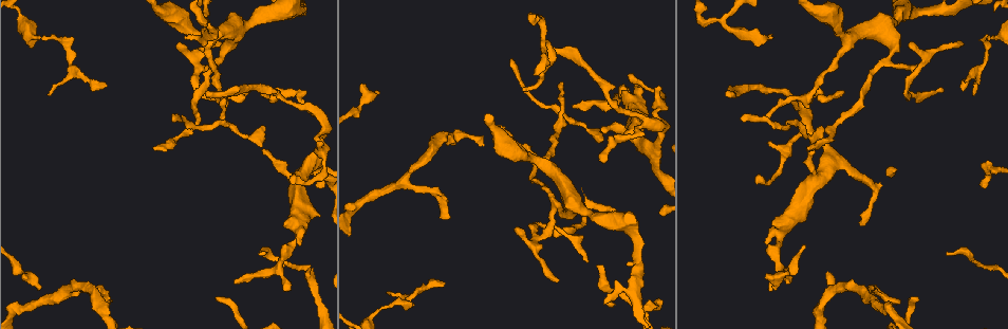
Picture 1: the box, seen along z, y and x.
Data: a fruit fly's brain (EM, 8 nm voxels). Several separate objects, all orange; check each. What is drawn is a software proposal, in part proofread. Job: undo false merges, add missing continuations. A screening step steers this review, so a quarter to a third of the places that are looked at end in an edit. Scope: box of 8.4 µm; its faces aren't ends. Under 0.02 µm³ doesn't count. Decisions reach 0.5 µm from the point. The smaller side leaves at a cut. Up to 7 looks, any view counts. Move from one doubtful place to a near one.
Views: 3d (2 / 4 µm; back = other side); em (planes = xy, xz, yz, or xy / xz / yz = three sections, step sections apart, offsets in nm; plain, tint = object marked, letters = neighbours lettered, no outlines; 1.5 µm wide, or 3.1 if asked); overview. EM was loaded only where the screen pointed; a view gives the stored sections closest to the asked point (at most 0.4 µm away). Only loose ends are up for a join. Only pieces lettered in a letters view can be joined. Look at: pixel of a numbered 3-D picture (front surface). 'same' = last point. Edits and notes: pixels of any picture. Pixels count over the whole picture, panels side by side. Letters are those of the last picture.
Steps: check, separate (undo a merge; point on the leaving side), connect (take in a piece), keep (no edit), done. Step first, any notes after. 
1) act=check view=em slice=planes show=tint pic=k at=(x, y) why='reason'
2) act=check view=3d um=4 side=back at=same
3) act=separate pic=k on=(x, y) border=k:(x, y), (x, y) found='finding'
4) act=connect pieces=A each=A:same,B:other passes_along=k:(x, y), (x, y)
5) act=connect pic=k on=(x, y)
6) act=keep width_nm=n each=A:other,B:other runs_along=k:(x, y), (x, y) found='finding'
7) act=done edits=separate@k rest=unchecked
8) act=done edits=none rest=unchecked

act=check view=em slice=planes show=letters pic=1 at=(602, 162) why='thin end'

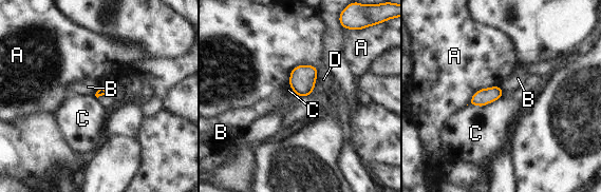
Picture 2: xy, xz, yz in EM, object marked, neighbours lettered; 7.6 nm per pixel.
act=keep each=A:other,B:other,C:other,D:other border=2:(318, 70), (313, 91), (299, 97) found='none of them fits'

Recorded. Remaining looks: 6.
act=check view=3d um=4 pic=1 at=(758, 176) why='an open end'

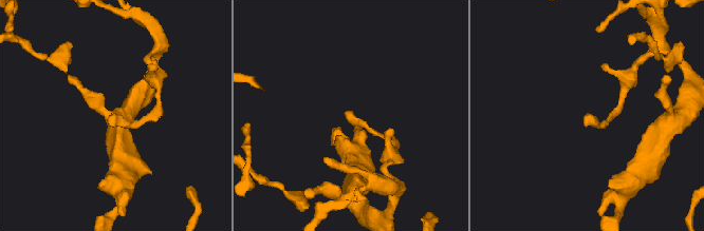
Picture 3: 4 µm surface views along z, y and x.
act=check view=em slice=xy step=8 show=tint pic=3 at=(111, 115) why='now the EM'

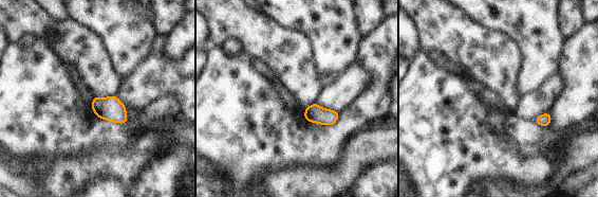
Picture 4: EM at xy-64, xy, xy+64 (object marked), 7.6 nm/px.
act=check view=em slice=planes show=letters at=same

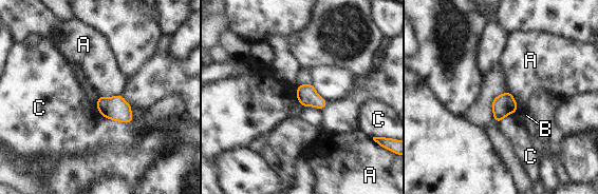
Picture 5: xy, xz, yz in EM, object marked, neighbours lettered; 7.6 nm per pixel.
act=keep longest_contact=C:320nm each=A:other,B:other,C:other border=5:(99, 94), (105, 96), (122, 95) found='none of them fits'

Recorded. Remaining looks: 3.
act=check view=3d um=2 pic=1 at=(448, 216) why='an open end'

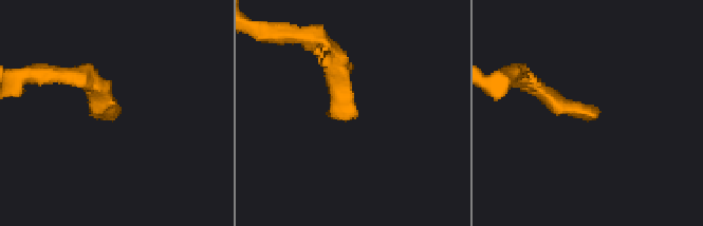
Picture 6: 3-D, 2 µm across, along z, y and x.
act=check view=em slice=planes show=letters pic=6 at=(599, 112) why='need the tissue'

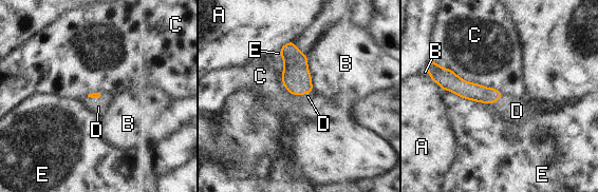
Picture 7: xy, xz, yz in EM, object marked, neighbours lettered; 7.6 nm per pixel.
act=connect pieces=D each=A:other,B:other,C:other,D:same,E:other passes_along=7:(296, 77), (302, 94), (307, 96) found='the neuron continues'

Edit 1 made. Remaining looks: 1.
act=done edits=connect@7 rest=unchecked

